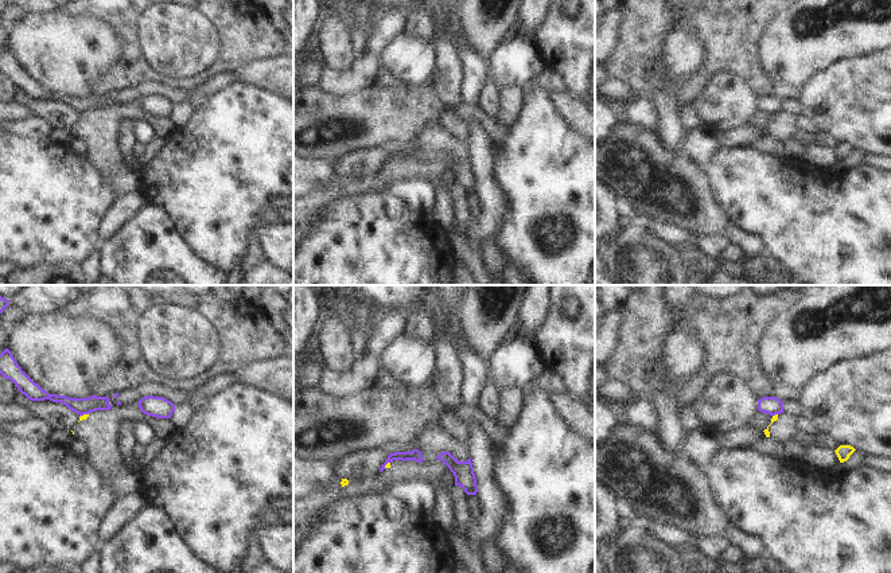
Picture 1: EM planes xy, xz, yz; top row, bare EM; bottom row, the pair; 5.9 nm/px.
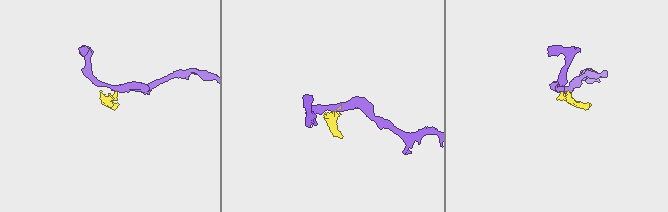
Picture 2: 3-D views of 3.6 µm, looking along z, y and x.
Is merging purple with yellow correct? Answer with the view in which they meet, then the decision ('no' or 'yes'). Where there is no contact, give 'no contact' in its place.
contact in xy; no

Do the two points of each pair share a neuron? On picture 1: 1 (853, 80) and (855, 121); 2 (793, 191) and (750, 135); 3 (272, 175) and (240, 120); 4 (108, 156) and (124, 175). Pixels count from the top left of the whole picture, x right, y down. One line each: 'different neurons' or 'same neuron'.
1: same neuron
2: different neurons
3: same neuron
4: same neuron

